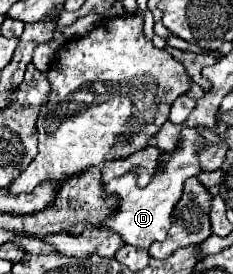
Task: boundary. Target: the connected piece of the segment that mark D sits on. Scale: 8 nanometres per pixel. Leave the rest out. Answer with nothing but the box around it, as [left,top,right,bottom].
[101,128,205,248]

